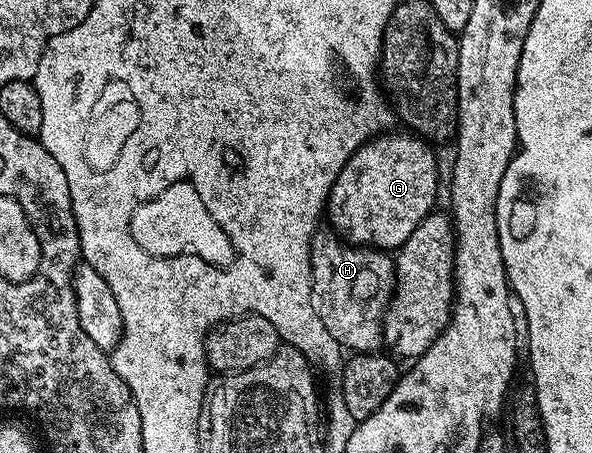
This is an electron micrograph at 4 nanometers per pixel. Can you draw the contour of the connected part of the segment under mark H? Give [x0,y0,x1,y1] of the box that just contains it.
[311,229,395,354]

